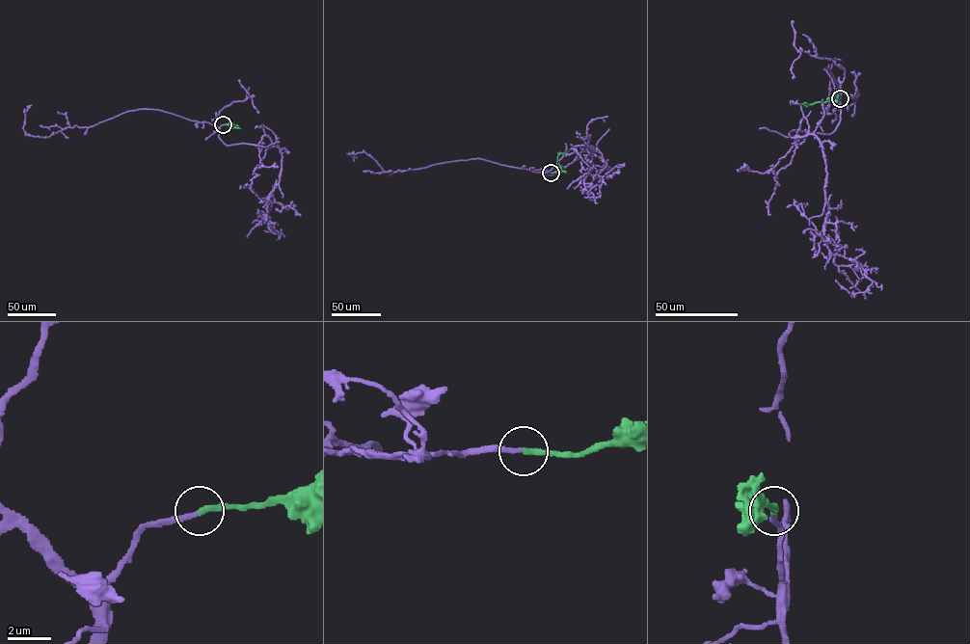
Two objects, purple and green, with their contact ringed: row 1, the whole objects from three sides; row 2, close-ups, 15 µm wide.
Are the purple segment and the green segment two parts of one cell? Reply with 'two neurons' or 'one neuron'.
one neuron

